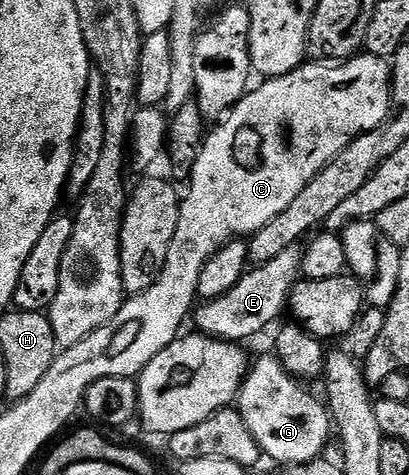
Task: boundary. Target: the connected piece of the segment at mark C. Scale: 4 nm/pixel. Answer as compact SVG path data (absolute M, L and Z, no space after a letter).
M364 52L362 55L356 55L347 58L342 63L304 63L295 69L289 75L281 75L280 77L272 77L262 82L263 86L260 89L252 88L246 93L243 98L231 108L231 112L226 114L218 122L219 125L215 130L208 132L204 138L203 147L197 159L197 163L191 169L191 176L188 180L189 189L184 197L180 200L178 223L176 234L173 243L169 245L169 254L166 259L165 267L162 269L158 281L153 287L149 287L145 292L134 294L132 297L126 298L121 307L121 311L114 316L109 324L103 325L95 332L91 332L81 343L75 344L69 349L63 349L53 360L52 365L49 367L45 377L41 383L35 387L34 391L29 394L22 401L16 402L19 406L19 423L35 437L41 439L46 445L49 445L55 438L60 436L65 430L65 425L76 415L77 411L80 412L82 408L84 395L97 379L103 378L123 378L130 377L136 378L142 370L152 361L156 355L159 355L171 342L180 336L182 332L181 327L187 317L192 314L196 306L198 295L197 289L199 285L199 277L201 271L207 262L222 248L227 242L246 238L248 235L261 231L261 227L265 227L265 223L269 223L273 219L277 219L277 215L281 215L281 211L285 211L289 207L289 203L293 203L293 199L297 199L297 195L301 195L301 191L324 167L337 156L337 154L349 147L360 137L363 133L373 132L379 125L382 125L387 120L389 114L392 112L391 108L391 94L393 92L391 87L391 70L392 66L388 64L382 57L374 57L369 52Z

